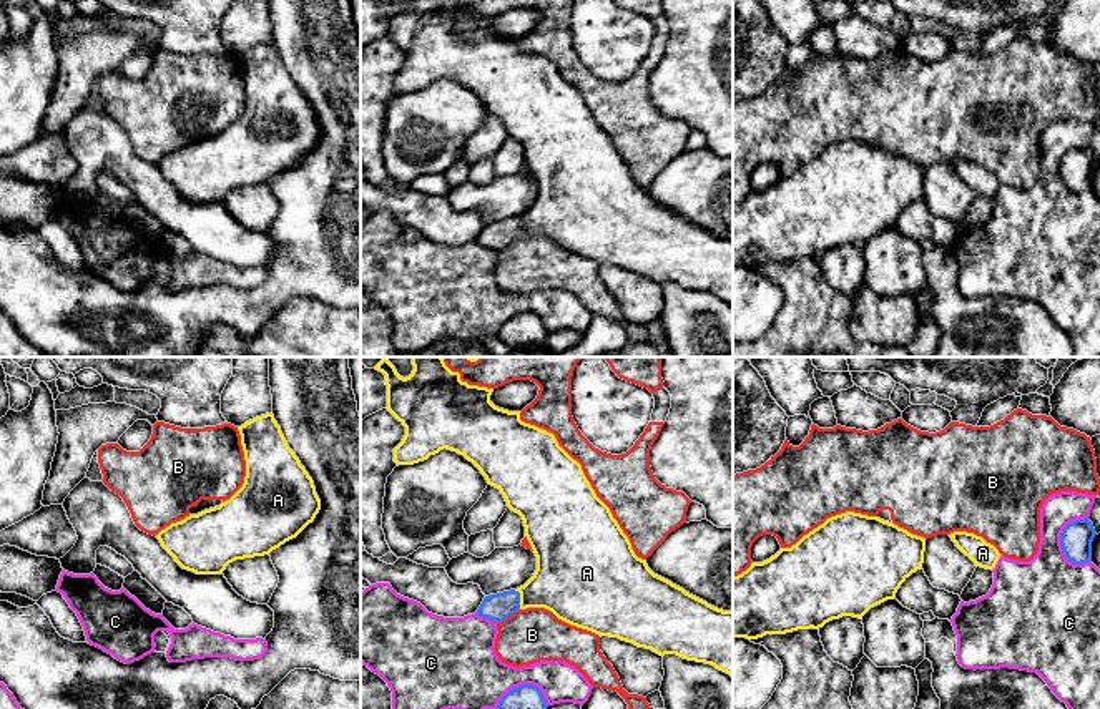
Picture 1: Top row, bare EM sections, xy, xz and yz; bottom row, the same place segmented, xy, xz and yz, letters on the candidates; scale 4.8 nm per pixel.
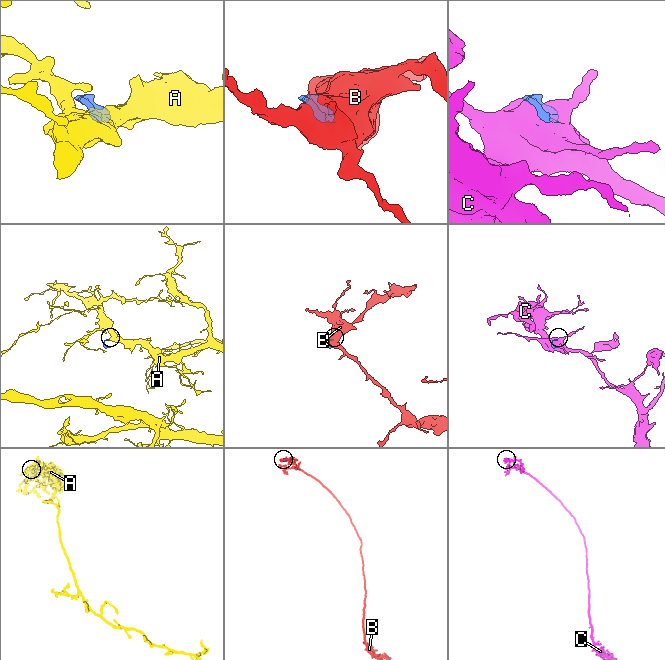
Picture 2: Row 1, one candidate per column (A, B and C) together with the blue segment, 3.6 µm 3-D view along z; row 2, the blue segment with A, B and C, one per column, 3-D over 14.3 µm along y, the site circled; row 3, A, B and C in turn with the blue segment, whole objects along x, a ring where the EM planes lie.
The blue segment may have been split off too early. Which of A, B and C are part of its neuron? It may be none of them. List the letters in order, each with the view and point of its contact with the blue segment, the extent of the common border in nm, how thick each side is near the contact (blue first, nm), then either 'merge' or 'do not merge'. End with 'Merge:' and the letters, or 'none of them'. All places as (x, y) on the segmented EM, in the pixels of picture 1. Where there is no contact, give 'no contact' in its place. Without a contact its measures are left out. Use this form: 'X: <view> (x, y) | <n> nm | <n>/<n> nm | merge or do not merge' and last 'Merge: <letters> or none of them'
A: xz (519, 598) | 100 nm | 140/320 nm | merge
B: xz (509, 615) | 140 nm | 140/260 nm | do not merge
C: yz (1060, 535) | 240 nm | 150/300 nm | do not merge
Merge: A

